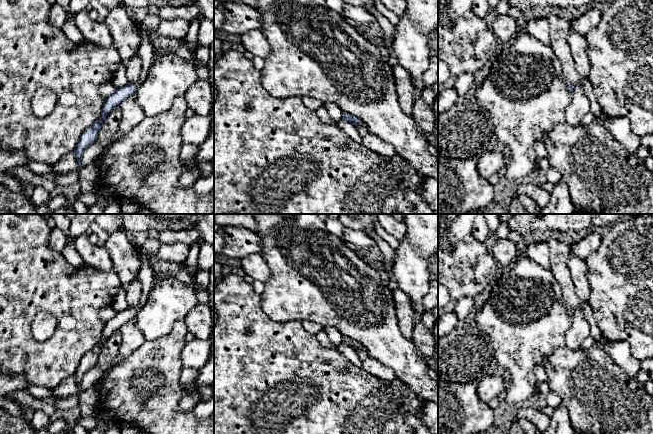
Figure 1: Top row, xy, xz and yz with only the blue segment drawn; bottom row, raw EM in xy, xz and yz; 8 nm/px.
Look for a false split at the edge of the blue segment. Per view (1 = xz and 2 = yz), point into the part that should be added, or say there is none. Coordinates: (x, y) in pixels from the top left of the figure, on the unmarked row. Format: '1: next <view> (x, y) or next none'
1: next none
2: next none

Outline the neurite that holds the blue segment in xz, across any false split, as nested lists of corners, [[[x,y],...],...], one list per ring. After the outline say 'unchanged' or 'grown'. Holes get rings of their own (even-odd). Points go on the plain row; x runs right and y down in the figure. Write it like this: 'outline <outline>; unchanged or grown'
outline [[[343,337],[341,343],[344,343],[344,344],[350,346],[351,348],[353,348],[356,351],[358,351],[360,348],[362,348],[362,346],[357,341],[351,339],[349,337]]]; unchanged

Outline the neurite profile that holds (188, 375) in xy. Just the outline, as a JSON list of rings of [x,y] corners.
[[[183,368],[180,373],[179,382],[183,386],[193,383],[199,375],[199,369]]]

